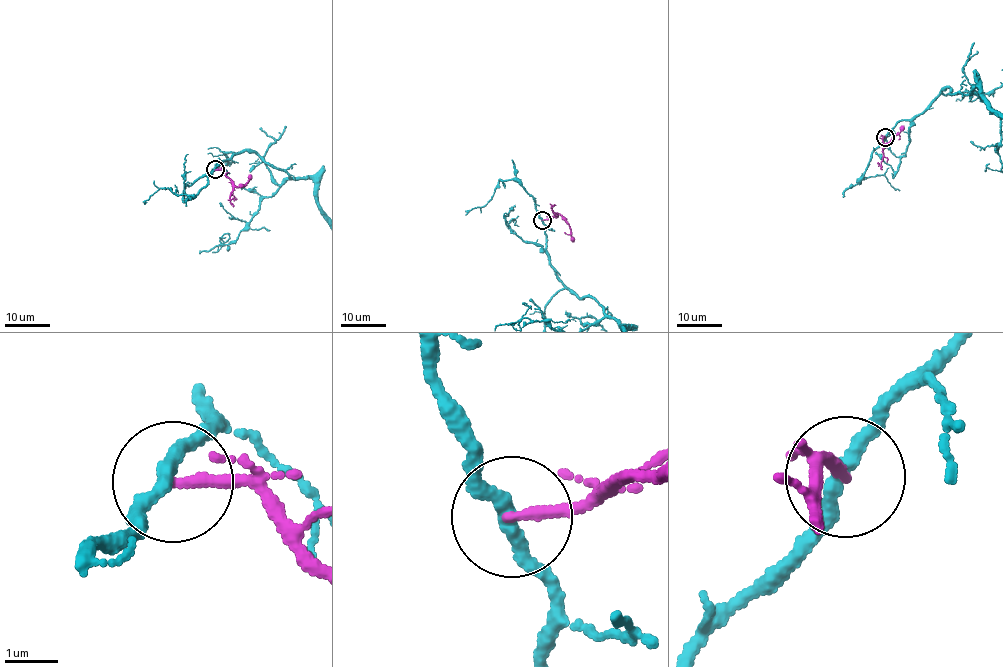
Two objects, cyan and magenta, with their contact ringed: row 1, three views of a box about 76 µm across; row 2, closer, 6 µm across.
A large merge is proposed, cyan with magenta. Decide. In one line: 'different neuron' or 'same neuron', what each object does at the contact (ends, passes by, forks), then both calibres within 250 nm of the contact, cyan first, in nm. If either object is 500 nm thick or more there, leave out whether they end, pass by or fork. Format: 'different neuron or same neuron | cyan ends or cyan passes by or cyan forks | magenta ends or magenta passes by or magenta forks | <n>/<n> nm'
different neuron | cyan passes by | magenta ends | 260/200 nm

